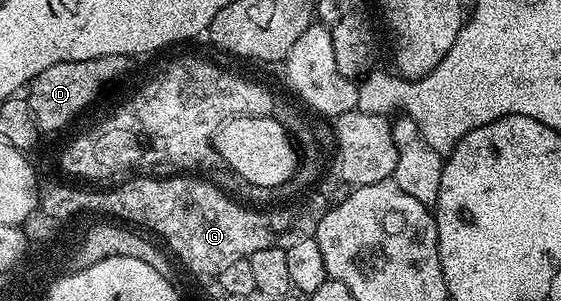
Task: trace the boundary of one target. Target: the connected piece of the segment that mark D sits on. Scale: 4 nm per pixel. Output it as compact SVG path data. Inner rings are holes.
M125 55L98 56L94 60L74 60L54 64L54 68L46 68L27 87L26 97L32 109L32 119L45 135L68 126L100 93L128 66L129 59Z

